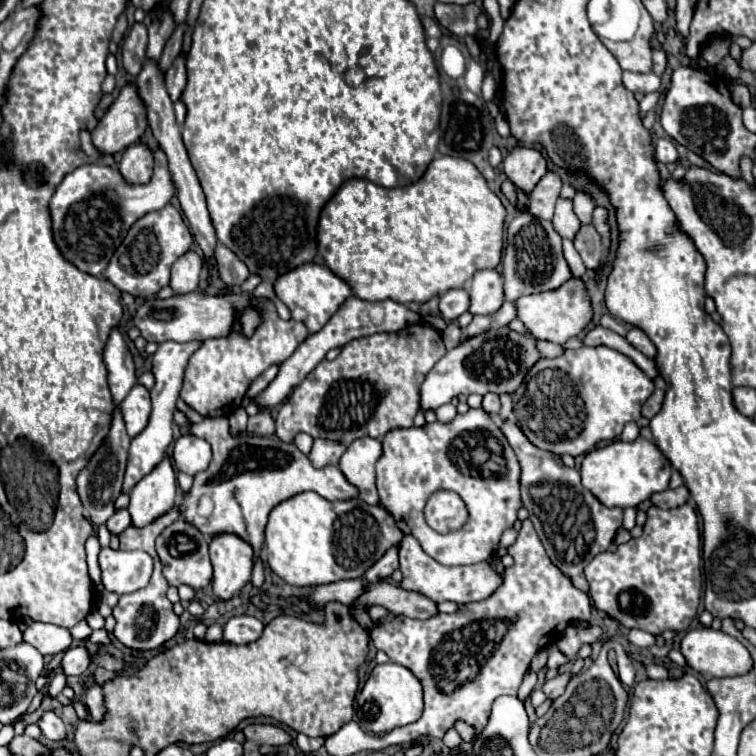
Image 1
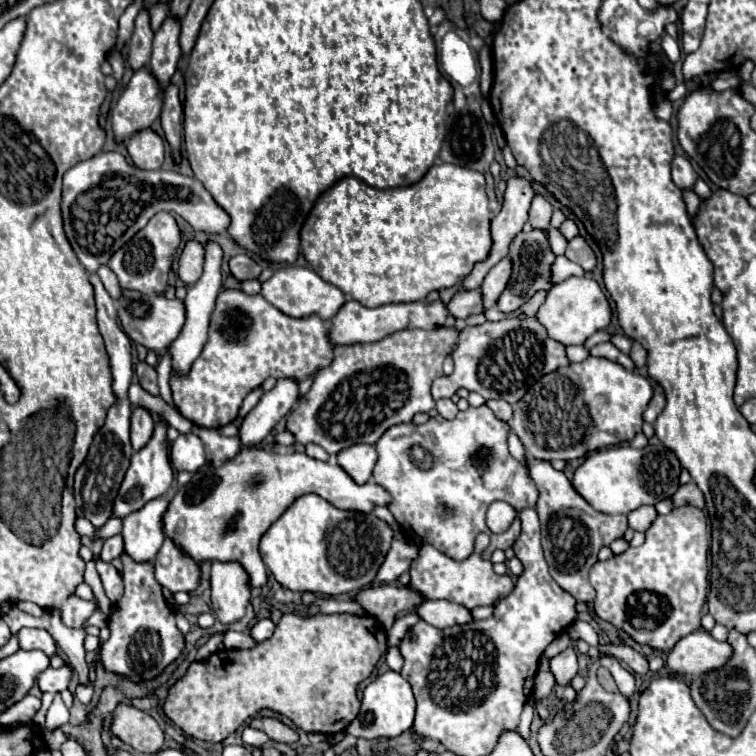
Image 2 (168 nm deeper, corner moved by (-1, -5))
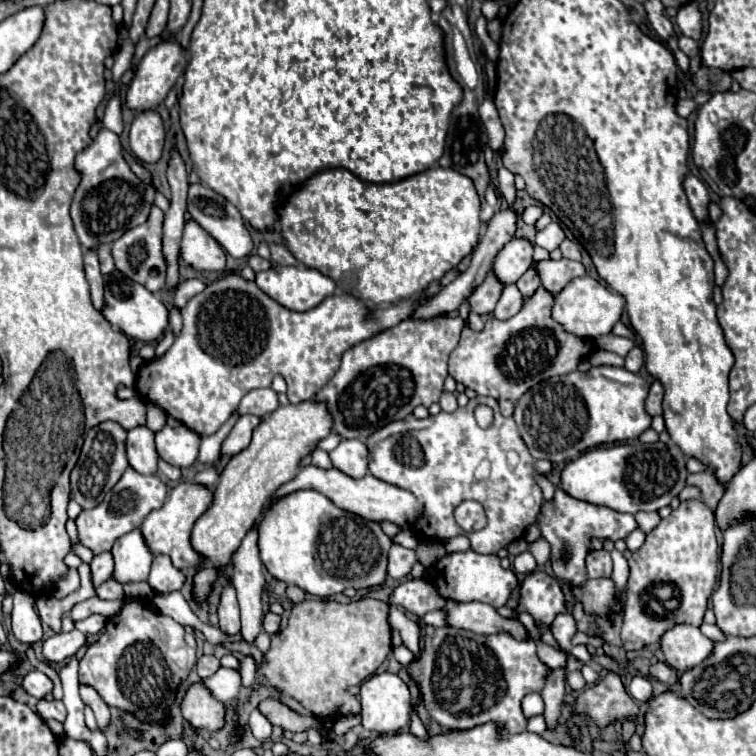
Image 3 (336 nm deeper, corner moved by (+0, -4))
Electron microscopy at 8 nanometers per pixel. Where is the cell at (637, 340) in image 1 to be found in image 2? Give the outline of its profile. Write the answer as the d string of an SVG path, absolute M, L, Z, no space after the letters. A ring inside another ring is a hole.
M634 342L634 344L632 344L632 350L630 350L630 358L634 360L636 368L642 368L642 366L646 364L646 350L642 348L642 344L640 344L640 342Z

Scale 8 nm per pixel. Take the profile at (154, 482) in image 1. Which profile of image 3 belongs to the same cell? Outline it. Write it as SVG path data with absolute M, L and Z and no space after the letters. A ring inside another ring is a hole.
M133 529L131 533L125 533L119 537L111 549L115 557L115 571L113 577L119 583L127 581L145 581L151 569L153 551L149 549L141 529Z

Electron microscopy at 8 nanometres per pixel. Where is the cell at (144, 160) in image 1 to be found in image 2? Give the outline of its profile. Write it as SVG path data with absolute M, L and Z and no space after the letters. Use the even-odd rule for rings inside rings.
M146 128L130 136L128 154L134 166L142 170L158 170L164 162L164 142L152 128Z

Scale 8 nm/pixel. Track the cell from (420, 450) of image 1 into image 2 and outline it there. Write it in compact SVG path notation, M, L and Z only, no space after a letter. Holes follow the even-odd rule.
M486 404L480 408L470 406L468 410L458 412L454 420L436 416L420 426L408 422L388 428L374 444L378 452L378 462L374 466L374 480L392 494L394 502L388 508L398 520L398 524L402 528L412 530L422 542L436 546L440 552L444 552L454 560L464 560L474 552L474 540L480 532L486 532L490 536L490 546L482 552L482 558L490 558L492 552L498 548L502 550L510 548L520 534L520 518L516 518L506 532L494 534L484 524L486 510L496 500L506 500L516 512L524 508L534 508L538 490L532 478L528 478L528 470L510 456L508 434L510 426L504 420L498 420Z

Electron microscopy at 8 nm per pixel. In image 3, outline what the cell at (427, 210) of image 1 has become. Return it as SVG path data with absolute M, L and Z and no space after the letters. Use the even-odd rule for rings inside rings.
M433 167L433 169L427 169L423 173L417 173L417 175L411 175L403 181L397 181L397 183L383 183L383 185L377 185L377 183L365 183L361 181L359 177L355 177L351 171L347 169L327 169L327 171L321 171L321 173L315 173L311 179L307 179L285 203L285 207L281 207L279 215L281 215L281 233L287 241L287 249L293 253L293 257L297 261L301 261L303 265L307 267L313 267L317 271L321 271L323 275L331 277L337 287L355 297L355 299L361 299L369 305L395 305L403 299L409 299L417 293L423 293L429 283L433 281L439 281L447 271L455 269L463 257L467 257L475 245L479 243L479 231L481 231L481 217L479 217L479 209L481 209L481 201L479 201L479 195L477 195L477 189L473 185L473 181L467 177L467 175L461 175L453 169L445 169L445 167Z

